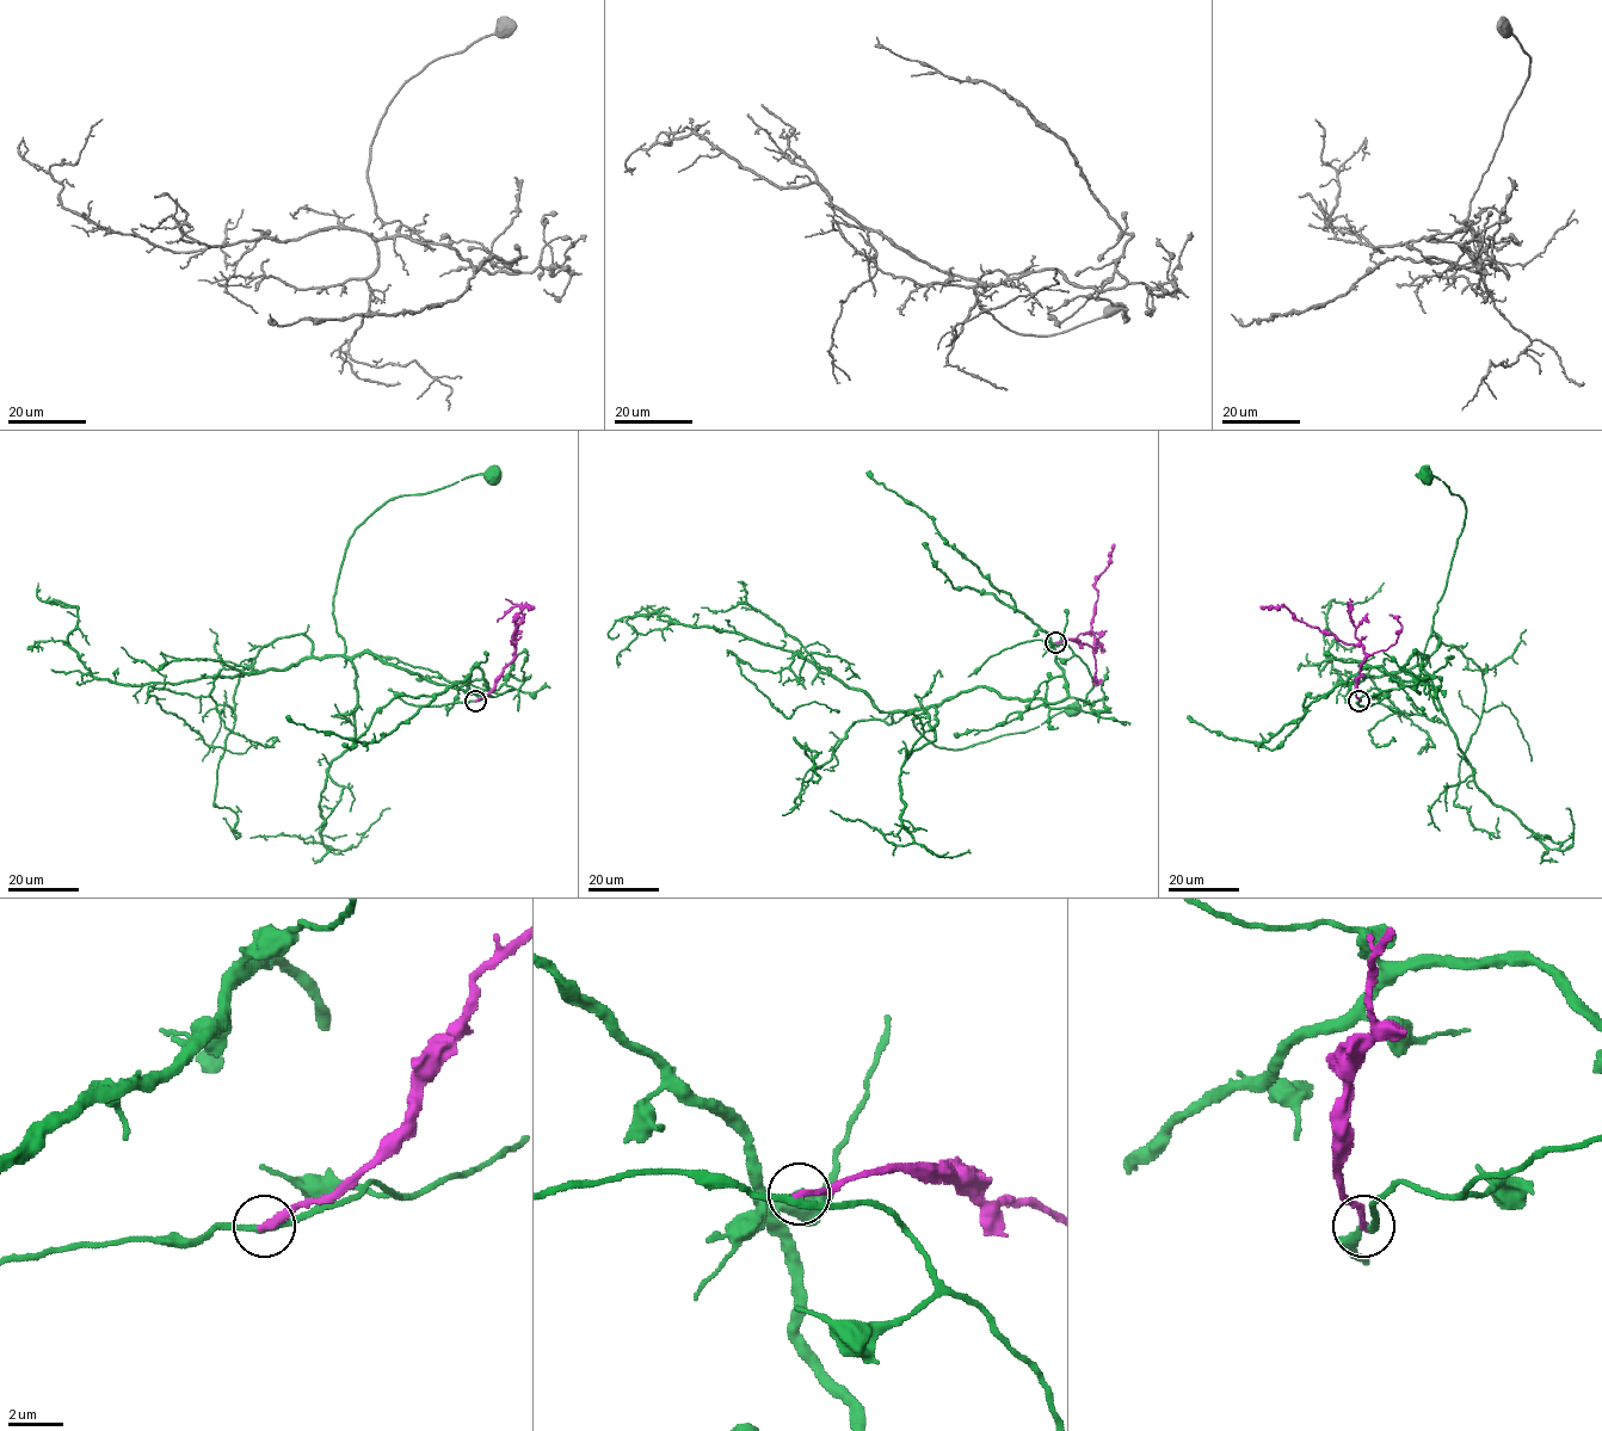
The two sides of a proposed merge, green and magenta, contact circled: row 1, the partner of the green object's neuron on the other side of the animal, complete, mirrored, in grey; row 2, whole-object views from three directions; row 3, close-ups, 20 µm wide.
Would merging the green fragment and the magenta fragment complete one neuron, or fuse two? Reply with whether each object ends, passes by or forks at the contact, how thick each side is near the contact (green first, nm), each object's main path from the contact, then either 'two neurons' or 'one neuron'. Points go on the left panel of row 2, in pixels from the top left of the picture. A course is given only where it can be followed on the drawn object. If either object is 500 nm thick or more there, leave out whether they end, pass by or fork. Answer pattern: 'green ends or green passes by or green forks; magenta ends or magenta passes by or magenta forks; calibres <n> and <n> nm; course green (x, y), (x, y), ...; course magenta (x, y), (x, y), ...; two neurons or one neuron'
green passes by; magenta ends; calibres 240 and 260 nm; course green (475, 701), (513, 688), (466, 692), (368, 653), (346, 657), (333, 597), (350, 537), (388, 500), (493, 474); course magenta (475, 701), (493, 688), (495, 679), (513, 657), (511, 636), (517, 627), (515, 617), (525, 606), (534, 608); two neurons

